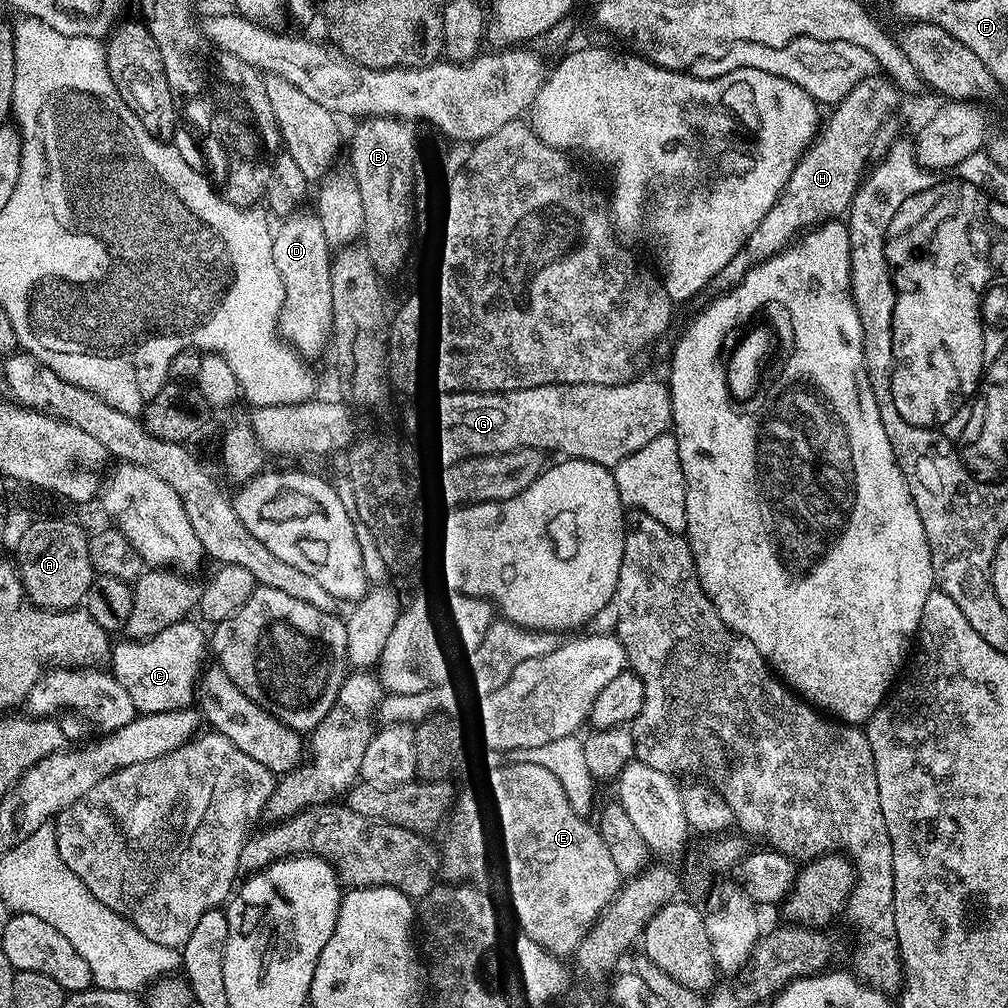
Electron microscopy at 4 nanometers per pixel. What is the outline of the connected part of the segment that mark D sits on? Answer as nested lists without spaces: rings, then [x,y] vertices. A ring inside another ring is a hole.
[[[315,211],[296,212],[288,216],[280,224],[277,232],[273,231],[270,236],[270,247],[272,250],[272,262],[274,270],[280,279],[282,295],[280,297],[280,310],[276,317],[275,327],[283,343],[296,349],[301,357],[309,358],[321,351],[325,346],[326,333],[329,327],[330,298],[328,297],[328,281],[326,279],[326,256],[324,248],[326,241],[320,231],[320,220]]]

